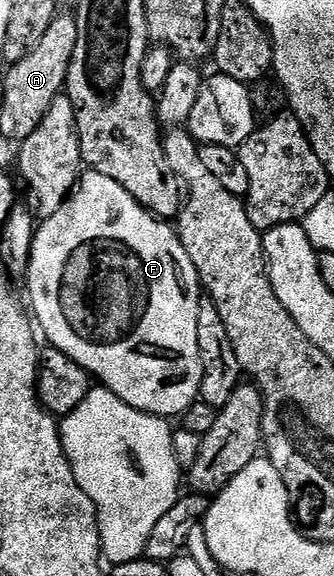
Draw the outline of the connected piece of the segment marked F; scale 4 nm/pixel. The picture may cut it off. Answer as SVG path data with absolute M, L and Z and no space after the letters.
M90 169L87 172L80 175L80 181L76 185L76 189L72 191L72 194L66 199L63 205L59 208L57 212L50 218L44 219L37 226L37 235L33 238L33 251L29 257L29 273L27 275L27 283L29 282L29 298L33 301L33 310L31 306L31 314L35 319L36 325L39 327L40 333L43 335L45 333L45 338L50 347L54 350L61 350L67 356L71 356L73 360L80 364L85 370L89 371L90 375L94 379L97 378L102 387L111 391L112 394L118 394L119 397L124 400L128 406L134 406L137 410L143 411L145 414L156 414L159 418L164 418L166 420L173 420L173 417L184 415L186 410L191 408L193 402L198 401L201 396L201 385L203 384L203 378L205 376L205 361L201 358L201 341L199 340L199 328L203 324L203 318L201 318L201 294L203 296L203 287L201 284L201 275L198 274L195 264L191 260L191 256L187 256L187 248L183 248L181 243L181 237L177 235L176 229L168 221L162 220L156 214L147 210L136 198L133 197L133 194L127 190L127 188L120 185L106 174L100 174L98 170Z

